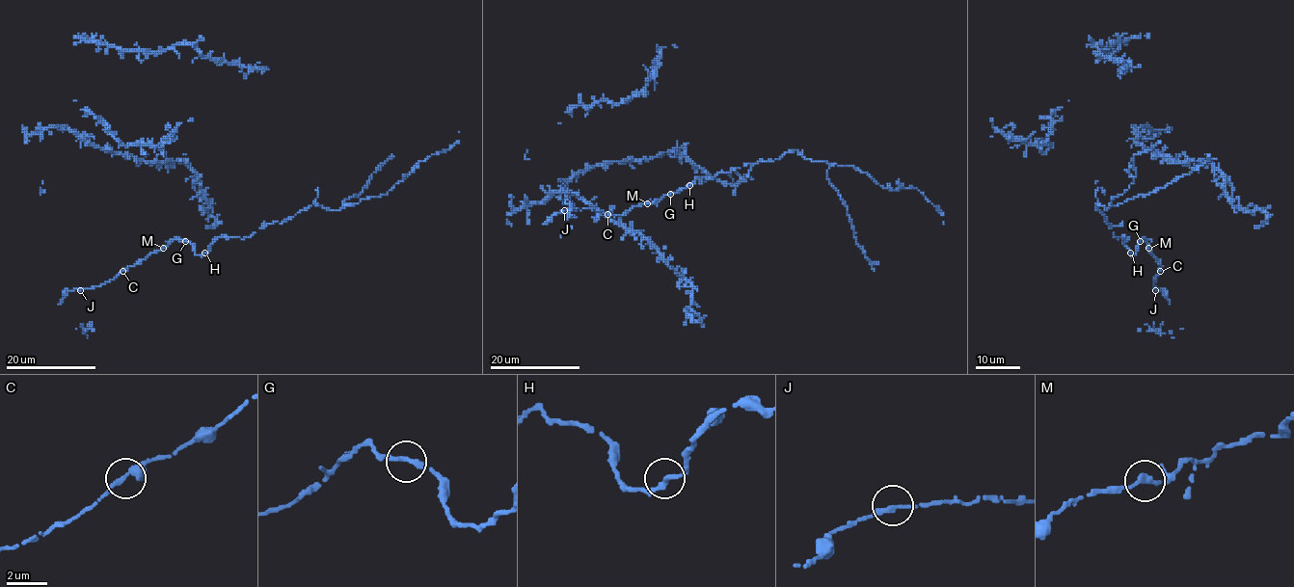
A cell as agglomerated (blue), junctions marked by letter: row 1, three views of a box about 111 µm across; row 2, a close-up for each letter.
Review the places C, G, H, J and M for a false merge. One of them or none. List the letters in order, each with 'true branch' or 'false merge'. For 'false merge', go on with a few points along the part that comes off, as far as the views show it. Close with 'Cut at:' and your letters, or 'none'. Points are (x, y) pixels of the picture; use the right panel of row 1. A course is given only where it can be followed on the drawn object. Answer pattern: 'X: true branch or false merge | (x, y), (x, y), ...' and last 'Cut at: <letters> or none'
C: true branch
G: true branch
H: true branch
J: true branch
M: true branch
Cut at: none

